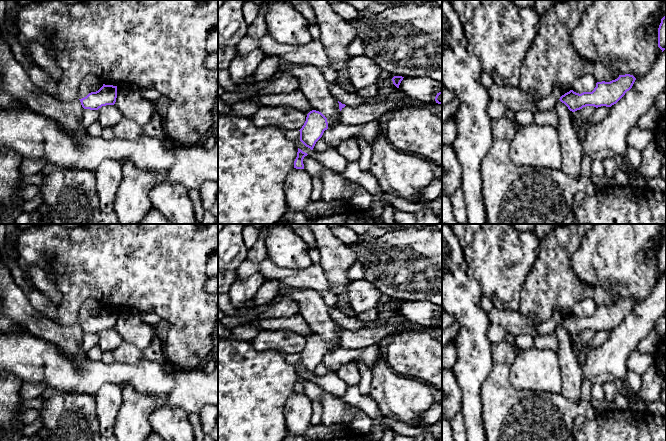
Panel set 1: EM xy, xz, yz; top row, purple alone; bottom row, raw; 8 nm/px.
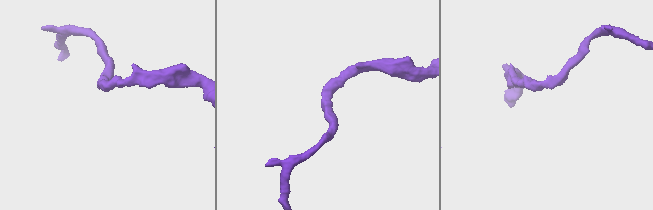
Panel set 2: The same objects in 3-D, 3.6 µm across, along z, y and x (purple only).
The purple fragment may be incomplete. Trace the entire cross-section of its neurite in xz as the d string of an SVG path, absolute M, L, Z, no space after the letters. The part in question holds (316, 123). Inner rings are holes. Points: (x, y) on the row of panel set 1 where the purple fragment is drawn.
M312 110L307 114L306 121L300 131L300 141L313 150L316 142L328 129L327 118L319 111Z

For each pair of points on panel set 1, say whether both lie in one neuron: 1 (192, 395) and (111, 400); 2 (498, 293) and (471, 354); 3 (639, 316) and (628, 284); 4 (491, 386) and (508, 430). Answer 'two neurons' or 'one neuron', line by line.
1: two neurons
2: two neurons
3: two neurons
4: one neuron

